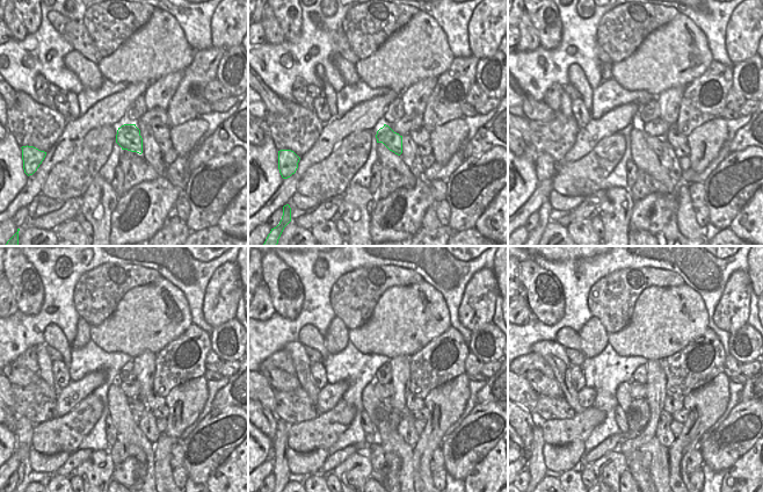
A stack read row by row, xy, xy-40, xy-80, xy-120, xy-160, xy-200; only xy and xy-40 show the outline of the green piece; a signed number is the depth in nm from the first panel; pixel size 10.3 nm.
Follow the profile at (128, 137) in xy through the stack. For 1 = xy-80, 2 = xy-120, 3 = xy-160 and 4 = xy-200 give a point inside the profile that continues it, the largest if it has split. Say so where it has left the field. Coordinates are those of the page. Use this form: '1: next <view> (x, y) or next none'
1: next xy-80 (655, 143)
2: next xy-120 (139, 409)
3: next xy-160 (405, 413)
4: next xy-200 (666, 418)

